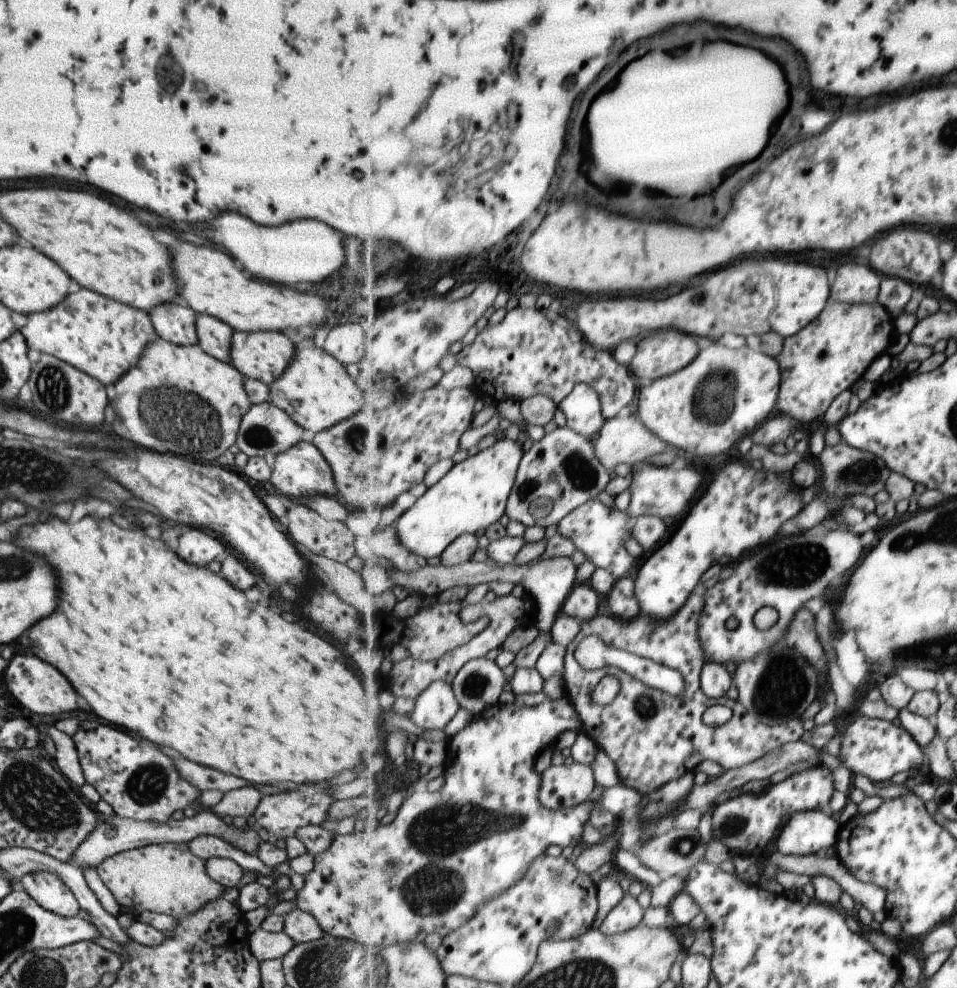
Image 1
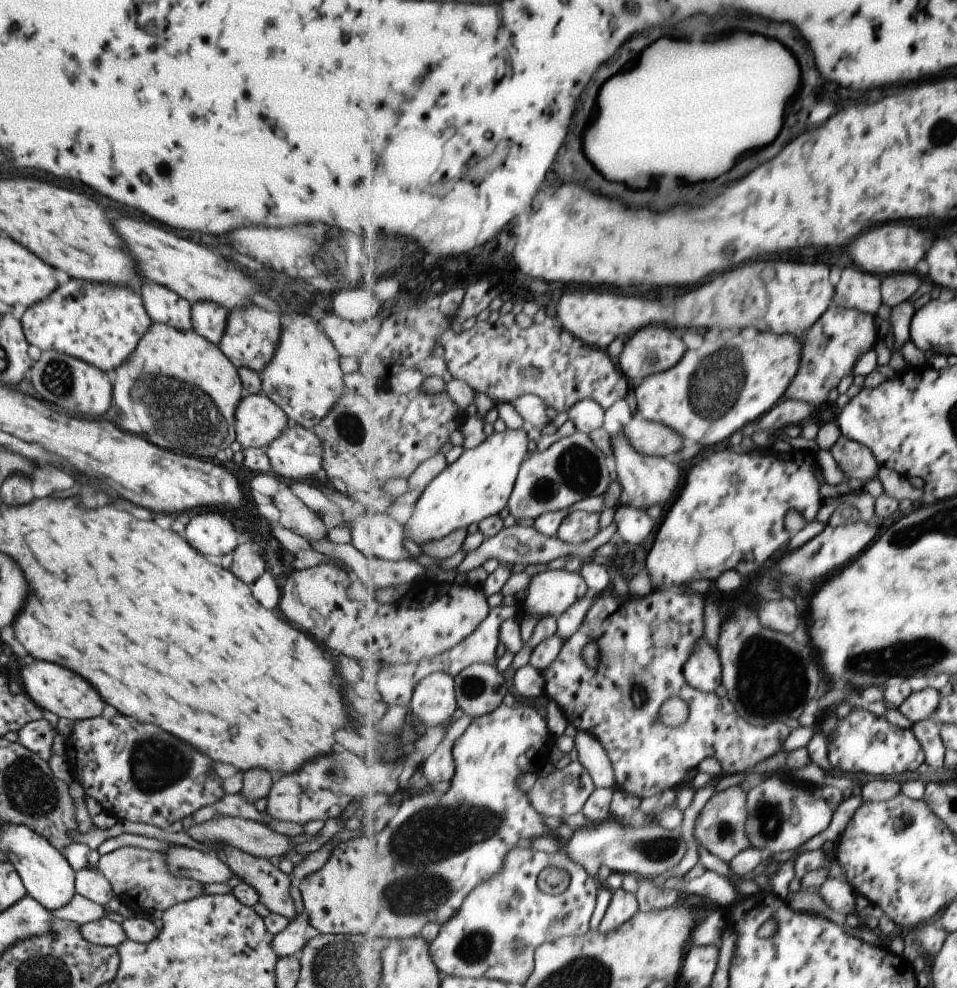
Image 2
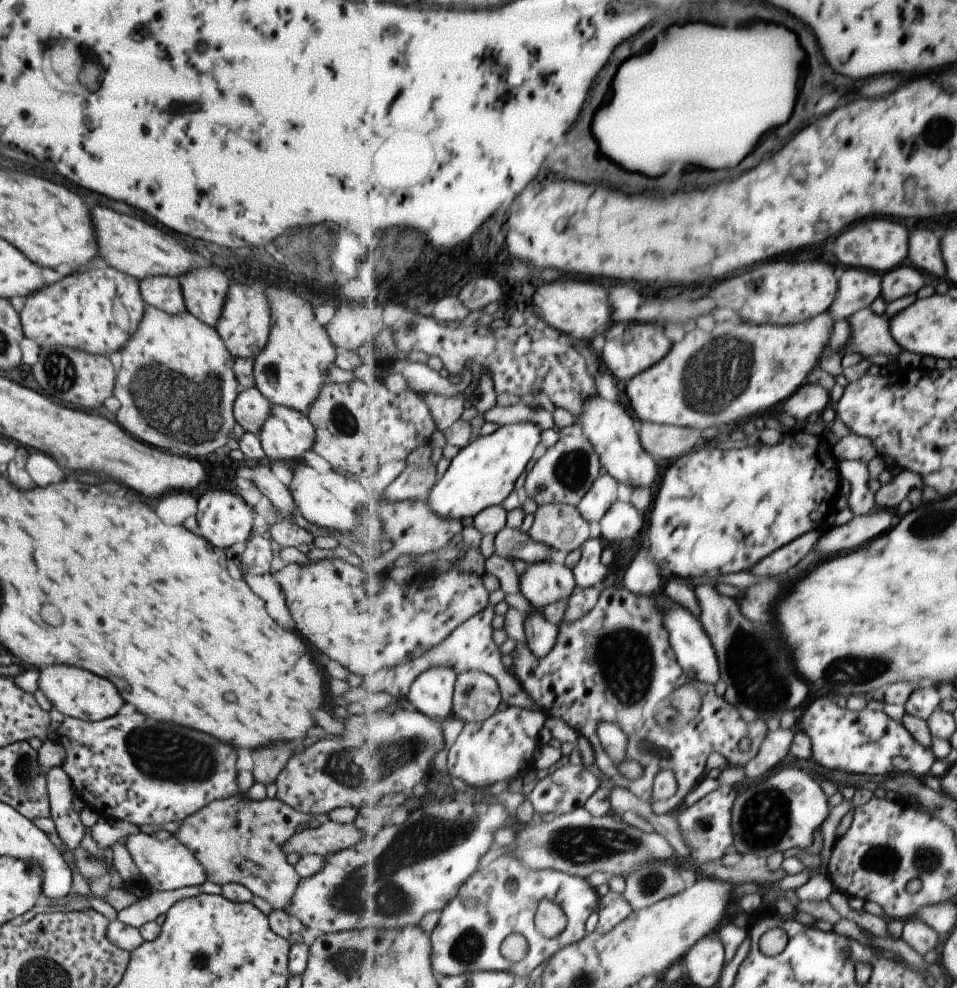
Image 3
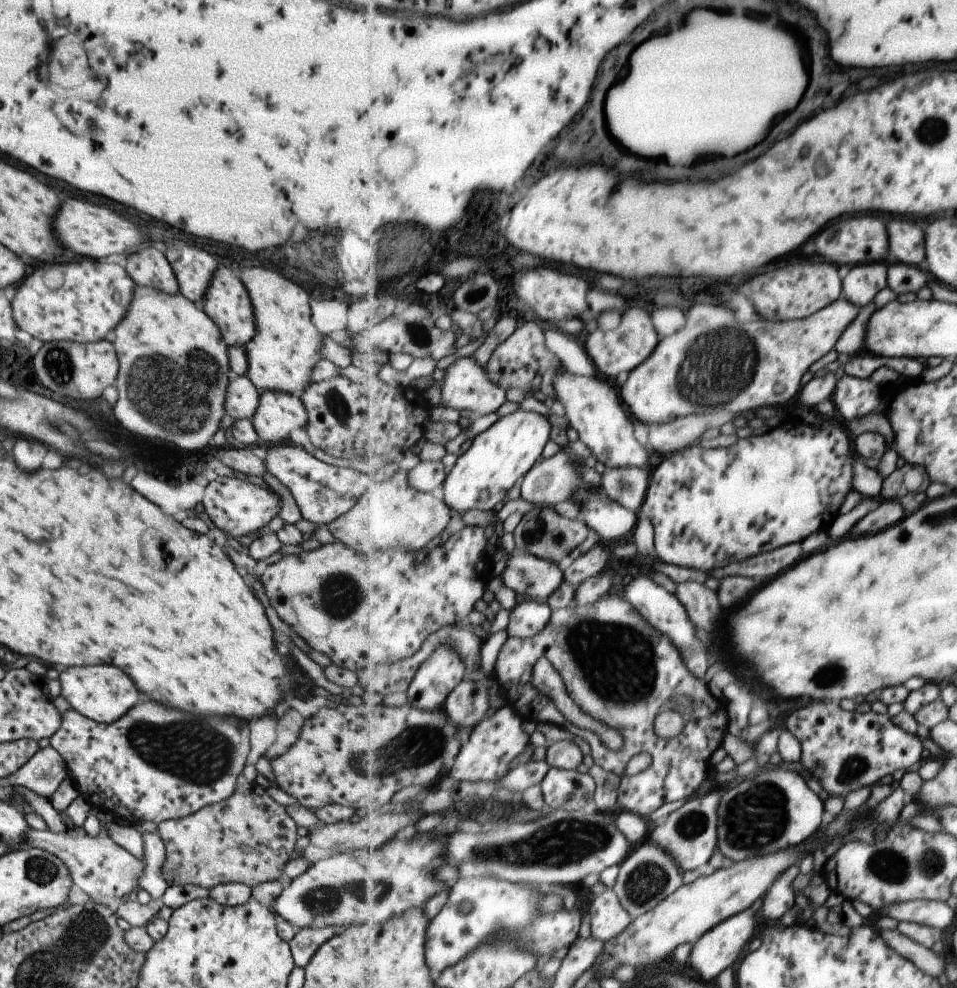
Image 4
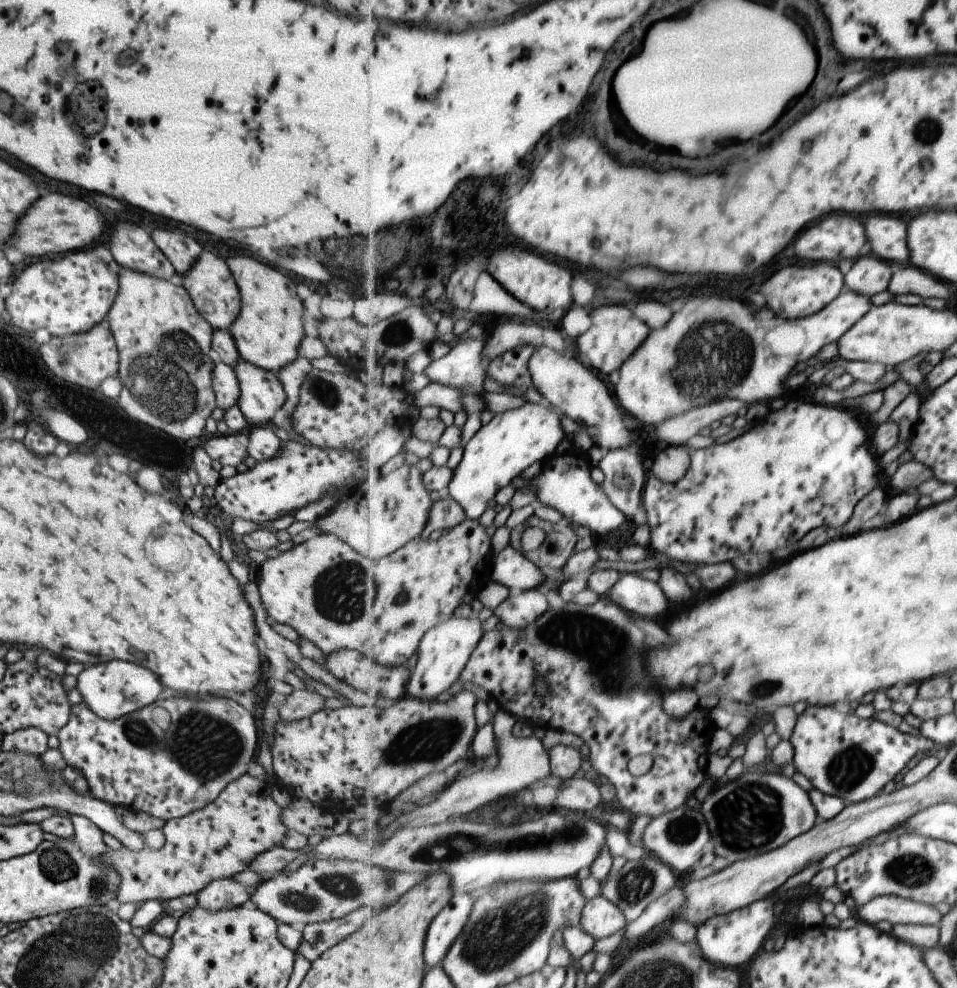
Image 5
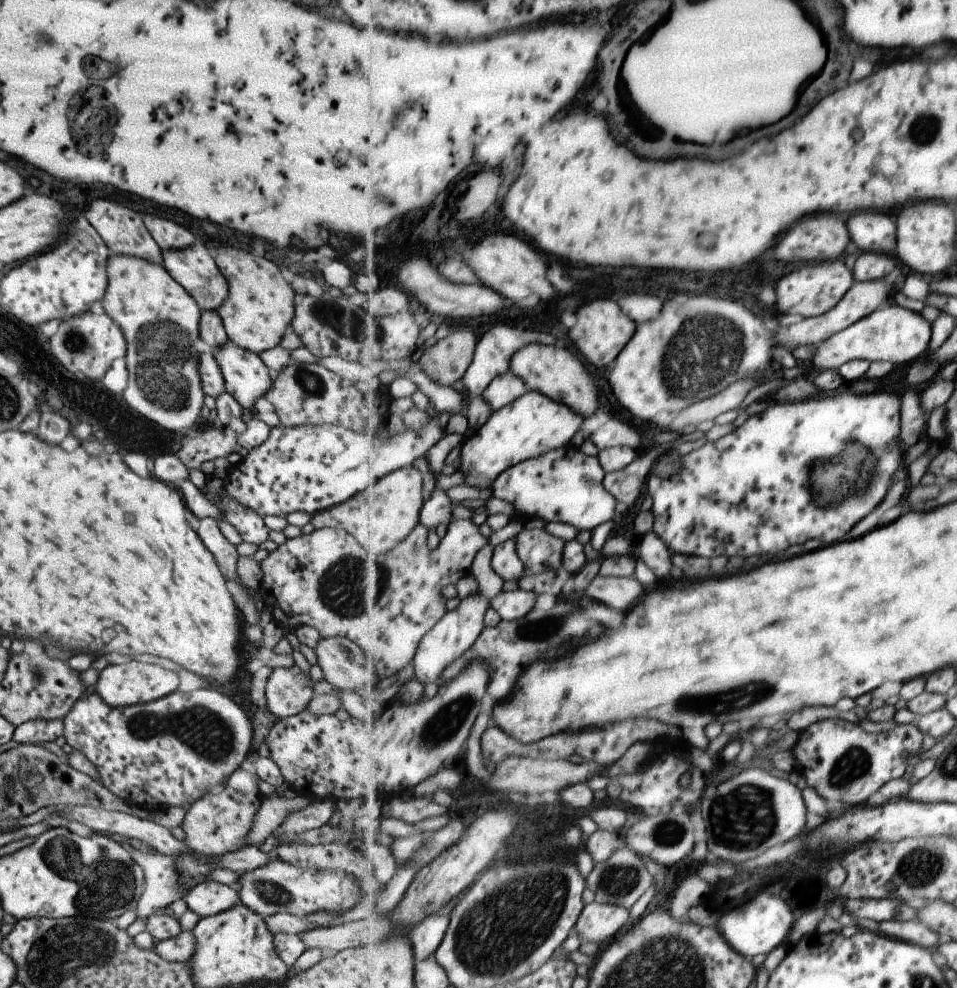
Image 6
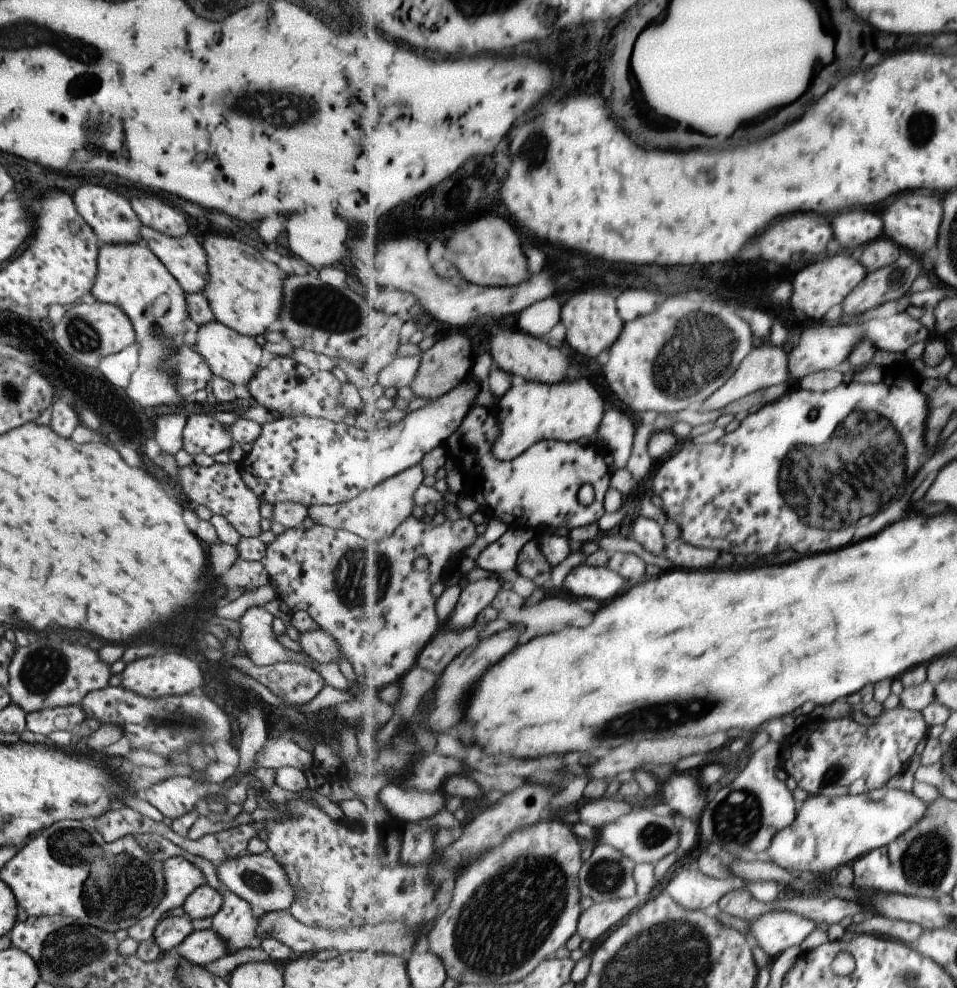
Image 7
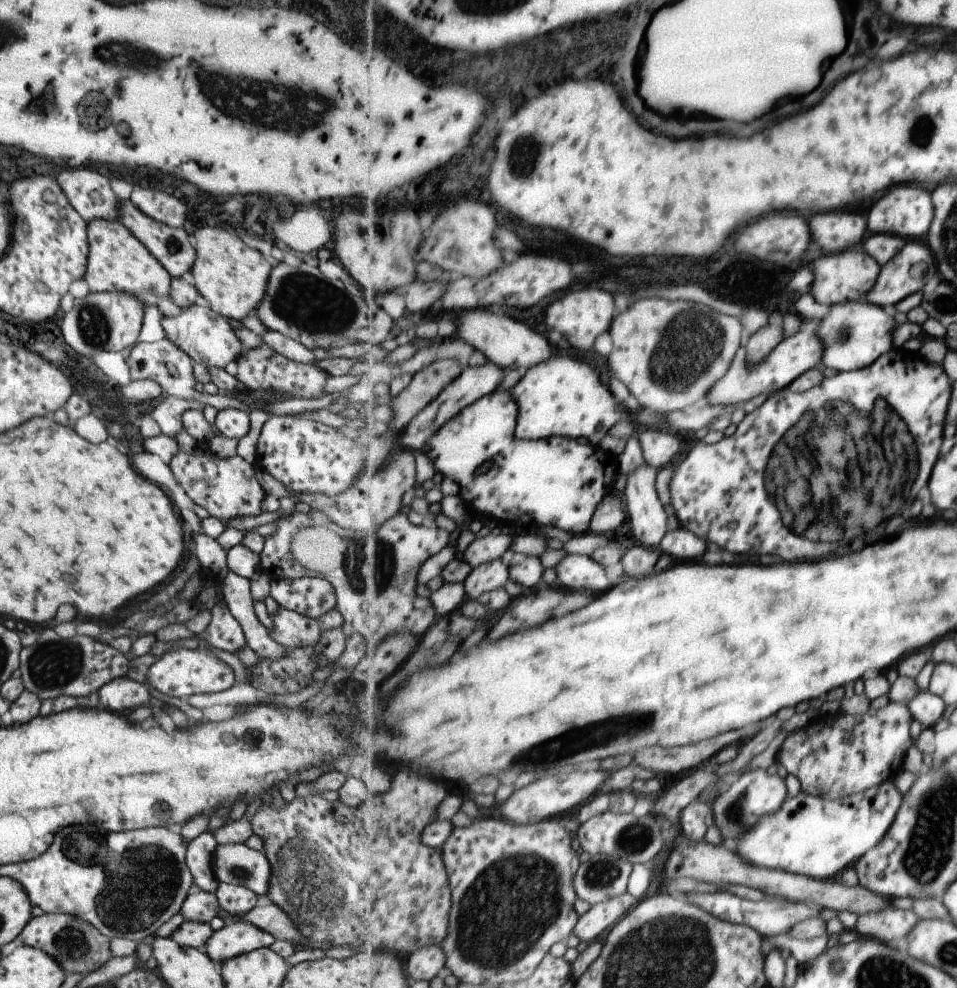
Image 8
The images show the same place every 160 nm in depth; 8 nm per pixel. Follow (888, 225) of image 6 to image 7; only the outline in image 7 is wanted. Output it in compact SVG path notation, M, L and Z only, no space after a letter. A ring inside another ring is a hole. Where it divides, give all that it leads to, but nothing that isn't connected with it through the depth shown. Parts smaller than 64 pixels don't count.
M841 212L831 220L834 238L845 251L884 236L883 219L869 212Z

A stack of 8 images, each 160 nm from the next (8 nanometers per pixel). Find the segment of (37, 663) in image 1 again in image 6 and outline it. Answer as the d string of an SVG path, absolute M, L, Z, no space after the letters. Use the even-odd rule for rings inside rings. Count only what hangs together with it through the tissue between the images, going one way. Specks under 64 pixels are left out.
M125 662L125 664L107 665L99 671L99 678L95 683L95 693L110 707L121 708L134 704L154 701L173 692L177 688L179 680L177 674L155 664L141 664L141 662Z

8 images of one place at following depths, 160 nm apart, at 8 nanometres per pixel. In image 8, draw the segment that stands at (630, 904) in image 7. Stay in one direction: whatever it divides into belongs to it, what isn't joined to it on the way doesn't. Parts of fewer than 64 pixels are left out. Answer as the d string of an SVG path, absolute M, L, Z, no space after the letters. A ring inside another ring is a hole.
M627 893L593 905L587 914L580 917L574 934L577 934L581 941L591 944L607 928L617 925L617 922L620 922L639 903L640 901L633 894Z

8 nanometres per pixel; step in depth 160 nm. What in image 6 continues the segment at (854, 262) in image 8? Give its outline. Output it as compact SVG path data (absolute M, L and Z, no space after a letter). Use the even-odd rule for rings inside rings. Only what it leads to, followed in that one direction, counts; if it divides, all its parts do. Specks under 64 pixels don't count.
M843 258L803 267L789 276L784 276L776 285L779 310L783 314L801 315L803 319L818 317L835 308L857 280L853 270L847 268Z

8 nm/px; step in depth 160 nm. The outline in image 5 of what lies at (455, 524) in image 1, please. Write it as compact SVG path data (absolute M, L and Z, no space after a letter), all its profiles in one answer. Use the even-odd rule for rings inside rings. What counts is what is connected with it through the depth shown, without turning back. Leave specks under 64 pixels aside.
M527 401L519 408L496 414L486 425L481 426L479 432L463 446L462 459L455 468L455 476L448 486L449 494L463 505L467 519L479 520L487 504L495 498L495 494L501 488L509 487L531 464L546 463L551 456L558 453L558 448L567 435L564 418L565 415L558 413L553 406L546 407Z

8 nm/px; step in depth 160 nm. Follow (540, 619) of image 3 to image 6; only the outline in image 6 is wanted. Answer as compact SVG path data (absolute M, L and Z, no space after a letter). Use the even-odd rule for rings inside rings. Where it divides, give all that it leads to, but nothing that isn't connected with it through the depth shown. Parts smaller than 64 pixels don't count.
M516 585L512 591L501 591L490 603L502 620L516 621L533 610L535 598L537 595L534 592Z

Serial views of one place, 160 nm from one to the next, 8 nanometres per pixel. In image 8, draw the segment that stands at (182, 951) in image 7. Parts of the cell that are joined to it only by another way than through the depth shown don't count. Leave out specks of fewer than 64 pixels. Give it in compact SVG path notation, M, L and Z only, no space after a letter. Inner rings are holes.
M229 921L219 930L213 930L205 942L205 956L211 962L223 963L229 958L260 950L275 942L266 931L259 930L249 923Z

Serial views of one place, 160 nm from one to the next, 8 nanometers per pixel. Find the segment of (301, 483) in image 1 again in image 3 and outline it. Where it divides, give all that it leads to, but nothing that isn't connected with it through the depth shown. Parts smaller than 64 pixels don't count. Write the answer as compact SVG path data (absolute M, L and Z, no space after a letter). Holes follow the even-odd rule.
M272 406L271 414L257 432L265 456L271 460L297 463L301 454L312 448L314 430L302 412Z

